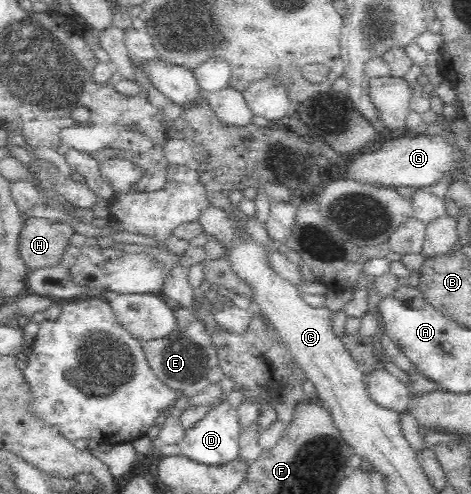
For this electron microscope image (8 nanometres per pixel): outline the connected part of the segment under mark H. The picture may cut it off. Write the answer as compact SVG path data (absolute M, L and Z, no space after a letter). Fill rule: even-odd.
M26 217L18 235L18 258L29 270L56 265L74 233L66 223Z

